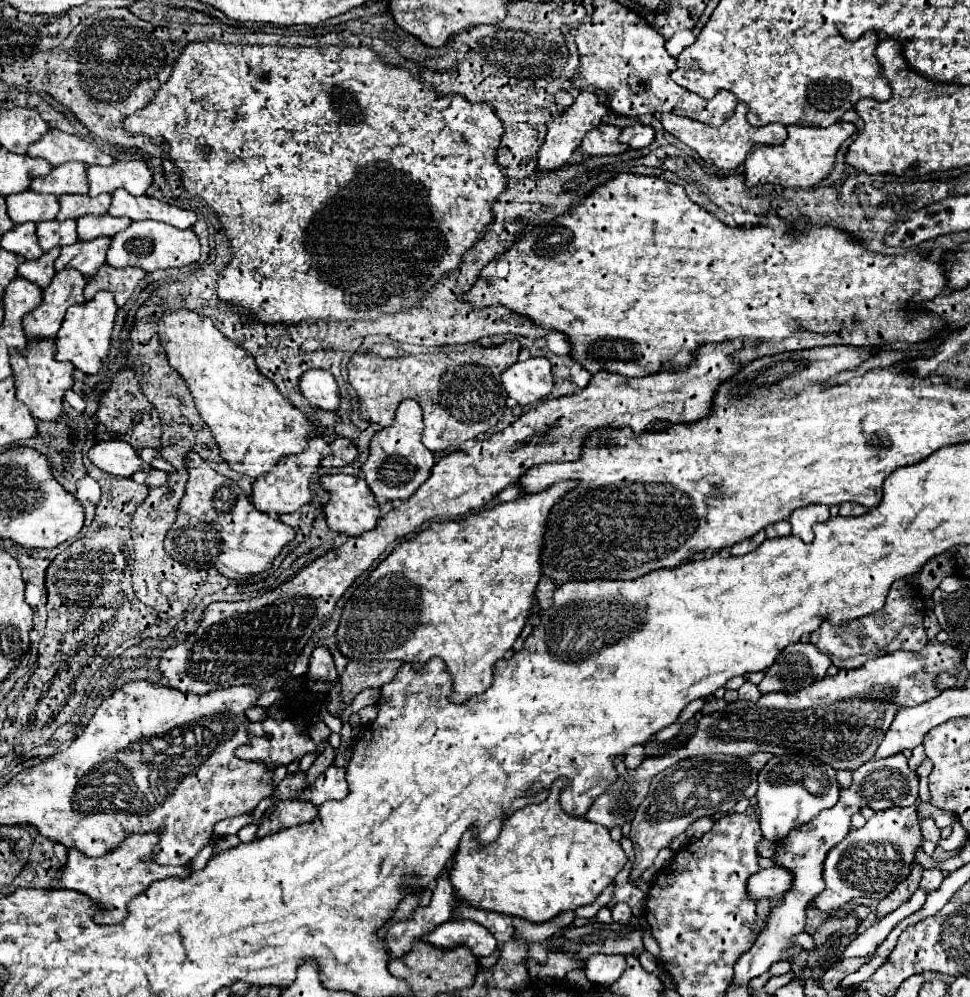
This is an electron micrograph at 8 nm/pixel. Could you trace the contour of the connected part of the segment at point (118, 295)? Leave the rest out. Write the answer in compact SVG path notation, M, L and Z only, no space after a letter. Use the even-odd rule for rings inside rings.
M110 265L100 267L96 277L88 279L88 285L84 289L86 301L90 301L98 291L112 291L116 305L122 307L134 293L136 285L146 273L140 267L128 267L128 269L114 269Z

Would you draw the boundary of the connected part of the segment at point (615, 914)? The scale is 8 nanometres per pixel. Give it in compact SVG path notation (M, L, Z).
M616 903L614 909L612 909L612 919L614 923L628 923L632 917L632 911L626 903Z

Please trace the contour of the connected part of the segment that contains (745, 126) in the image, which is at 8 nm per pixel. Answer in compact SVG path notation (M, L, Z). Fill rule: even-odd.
M738 103L734 115L720 127L710 127L706 123L688 119L688 117L680 117L674 113L664 113L660 119L662 127L672 133L674 137L678 137L682 143L686 143L688 147L692 147L706 163L716 165L718 169L736 169L740 163L744 163L746 153L756 145L756 143L764 143L764 145L780 145L786 139L786 129L780 123L768 123L764 127L754 127L746 121L746 103Z

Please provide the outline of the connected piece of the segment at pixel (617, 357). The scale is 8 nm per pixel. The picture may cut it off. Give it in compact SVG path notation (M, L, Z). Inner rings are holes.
M620 173L606 185L598 187L594 193L590 193L582 203L570 209L570 213L556 217L554 221L546 223L544 227L538 227L530 233L526 233L518 243L514 243L506 253L492 259L482 271L476 281L476 285L462 295L464 301L470 301L474 307L486 307L486 305L506 305L508 309L530 317L536 325L550 329L550 331L562 331L570 337L572 343L572 357L586 367L592 375L598 371L612 371L624 377L642 377L652 375L662 369L684 369L692 363L692 357L696 357L696 349L704 343L722 343L730 339L756 339L756 347L744 347L732 355L732 363L746 365L754 359L760 359L764 355L776 355L784 351L796 351L796 349L808 349L808 347L822 347L822 345L856 345L856 347L876 347L876 345L890 345L896 341L928 341L942 331L944 319L938 319L930 311L910 313L910 301L912 295L920 295L922 299L934 299L940 295L942 287L946 287L946 269L944 263L938 265L938 261L930 261L926 253L922 251L908 251L904 255L882 255L874 253L866 247L866 243L846 229L840 229L836 225L814 225L808 219L798 219L792 223L784 223L776 215L776 211L770 211L764 215L764 223L758 223L754 227L730 227L718 221L710 211L704 207L692 203L684 191L682 185L664 181L660 177L648 177L648 175L634 175L634 173Z

